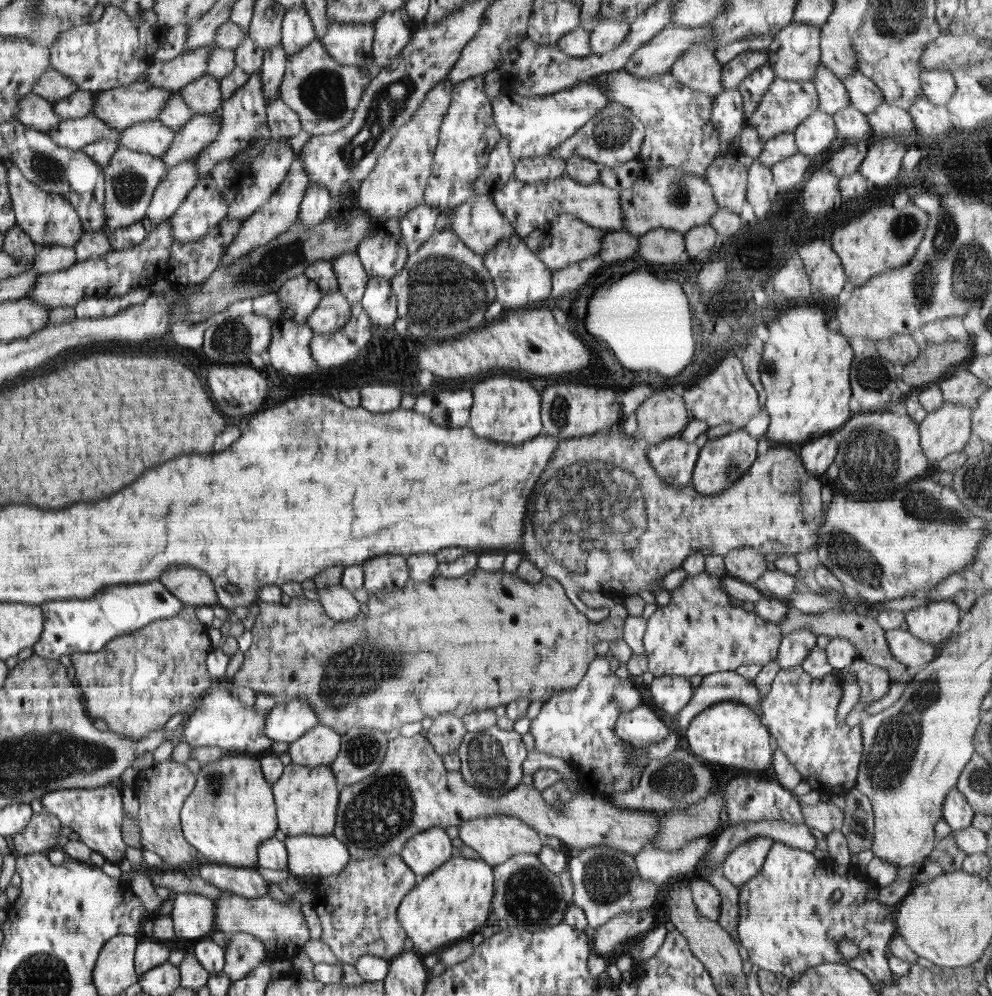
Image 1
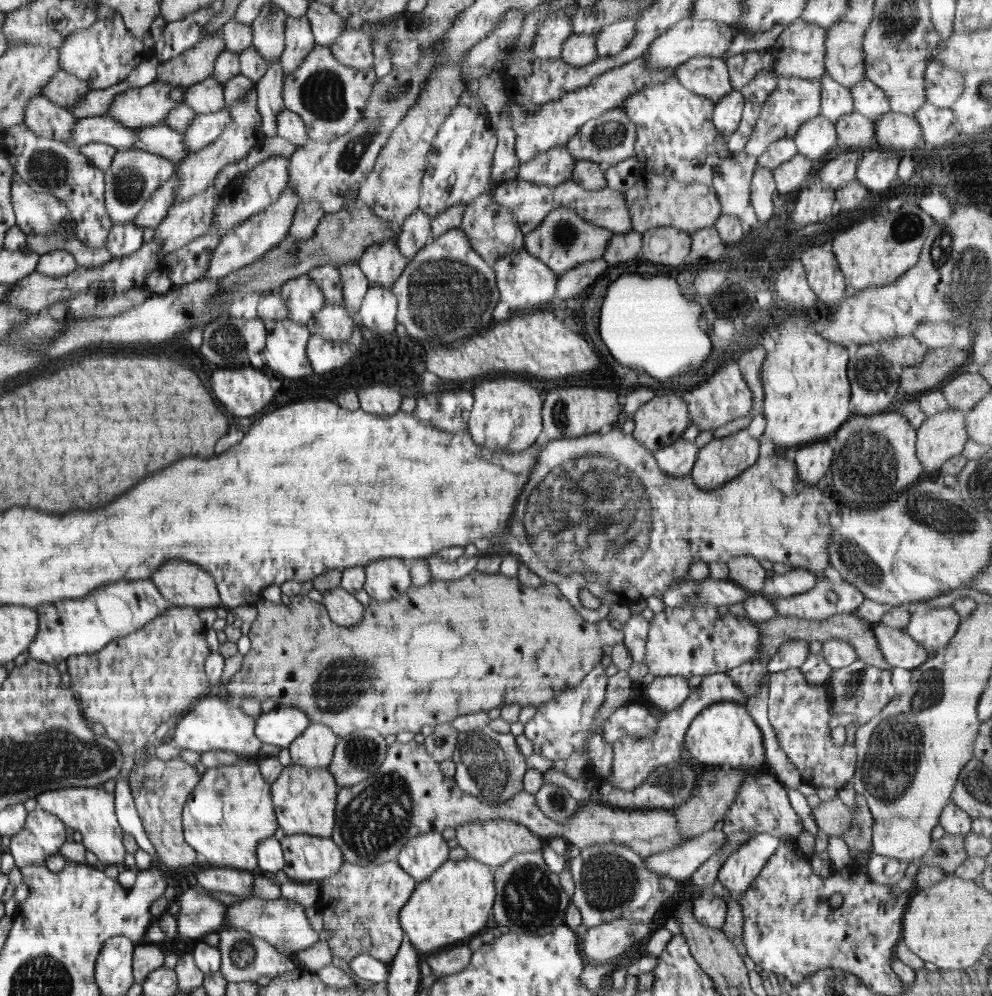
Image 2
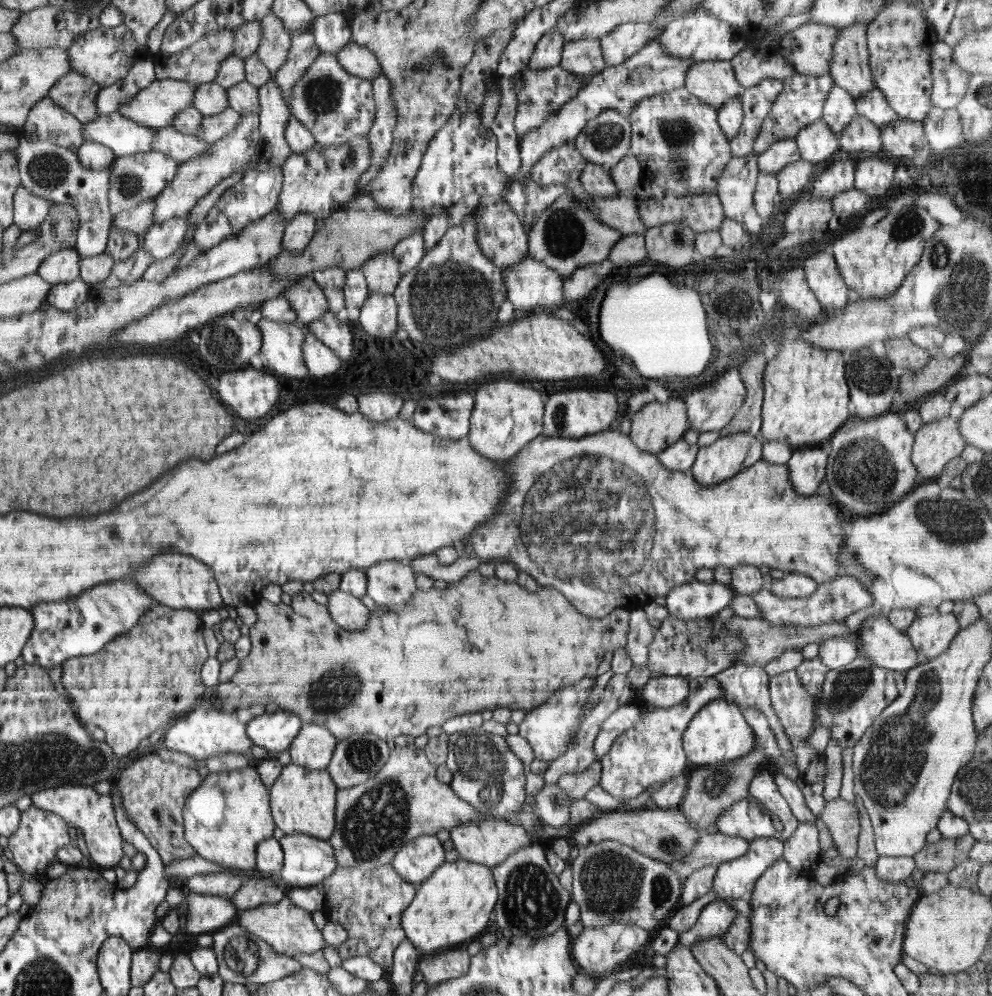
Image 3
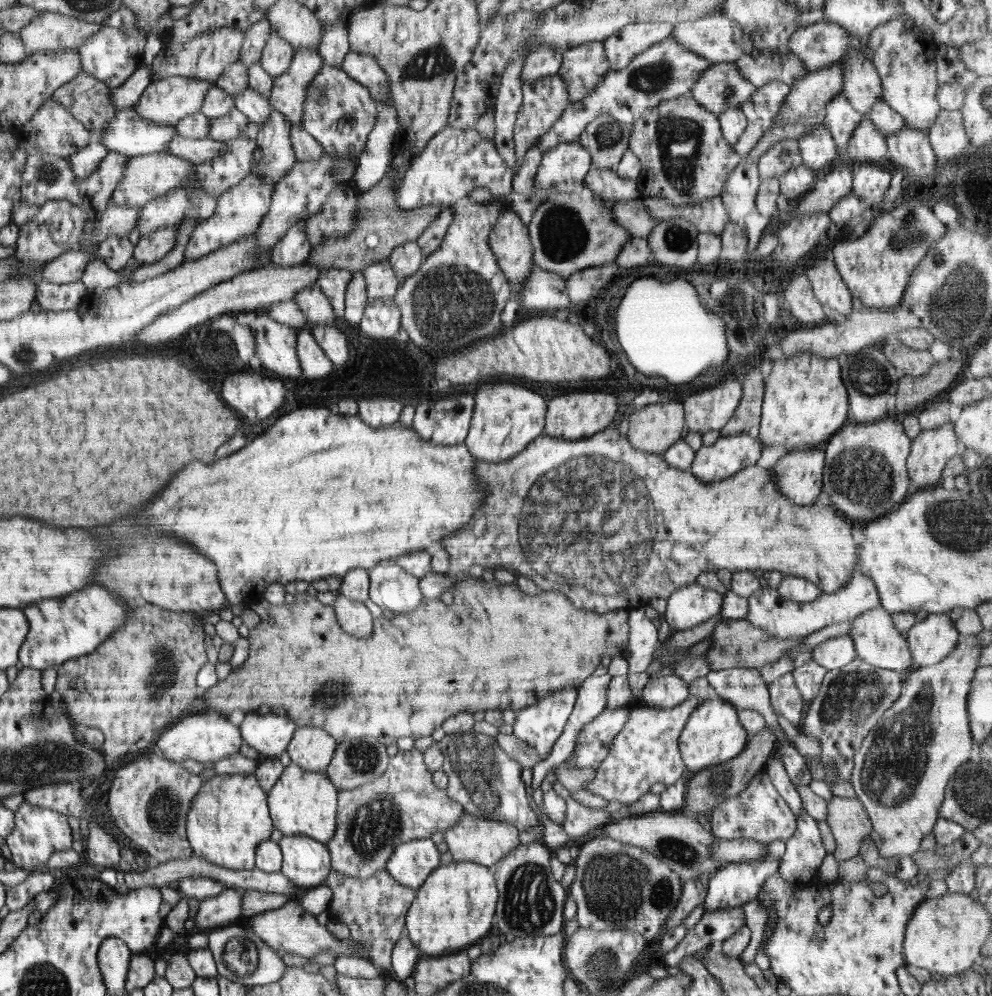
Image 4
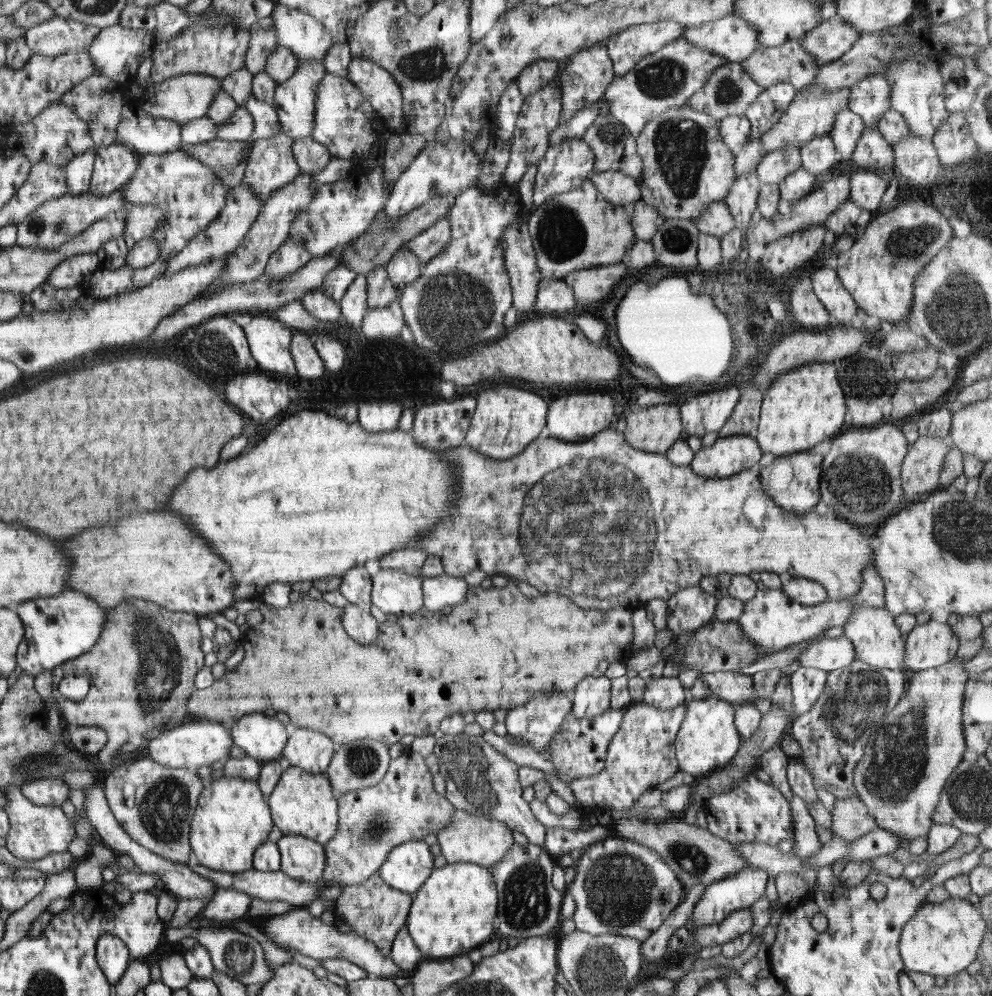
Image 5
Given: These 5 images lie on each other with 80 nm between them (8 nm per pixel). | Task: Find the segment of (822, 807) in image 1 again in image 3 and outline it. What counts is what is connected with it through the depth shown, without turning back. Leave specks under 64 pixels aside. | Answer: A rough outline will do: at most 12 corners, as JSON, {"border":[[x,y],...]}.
{"border":[[838,797],[821,818],[844,859],[857,857],[858,804]]}

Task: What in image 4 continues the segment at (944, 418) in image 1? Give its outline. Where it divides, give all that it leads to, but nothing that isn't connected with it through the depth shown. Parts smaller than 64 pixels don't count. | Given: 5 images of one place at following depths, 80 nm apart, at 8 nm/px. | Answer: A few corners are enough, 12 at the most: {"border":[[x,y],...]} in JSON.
{"border":[[950,421],[921,431],[906,466],[910,494],[940,484],[962,451]]}

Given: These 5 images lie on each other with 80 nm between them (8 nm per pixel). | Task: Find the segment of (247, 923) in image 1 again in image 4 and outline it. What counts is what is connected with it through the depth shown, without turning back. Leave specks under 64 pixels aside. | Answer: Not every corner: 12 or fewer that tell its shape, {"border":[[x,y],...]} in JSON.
{"border":[[296,899],[250,917],[272,950],[306,959],[332,950],[360,956],[363,946],[334,937]]}

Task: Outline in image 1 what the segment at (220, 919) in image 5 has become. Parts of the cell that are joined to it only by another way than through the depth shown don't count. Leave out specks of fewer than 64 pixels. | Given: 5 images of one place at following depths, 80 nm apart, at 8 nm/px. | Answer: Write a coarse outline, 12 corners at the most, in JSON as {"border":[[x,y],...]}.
{"border":[[173,894],[175,936],[201,940],[214,932],[213,900]]}

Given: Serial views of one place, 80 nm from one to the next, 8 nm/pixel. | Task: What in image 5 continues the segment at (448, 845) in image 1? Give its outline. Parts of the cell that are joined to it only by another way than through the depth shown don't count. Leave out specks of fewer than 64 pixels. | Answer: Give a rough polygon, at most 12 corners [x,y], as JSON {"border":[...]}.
{"border":[[423,839],[396,846],[378,874],[411,896],[434,869]]}

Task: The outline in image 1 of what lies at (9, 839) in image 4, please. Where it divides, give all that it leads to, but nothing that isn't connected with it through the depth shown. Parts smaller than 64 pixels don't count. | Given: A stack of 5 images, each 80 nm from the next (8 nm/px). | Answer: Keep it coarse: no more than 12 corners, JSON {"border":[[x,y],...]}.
{"border":[[42,810],[13,835],[15,855],[48,854],[60,822]]}

